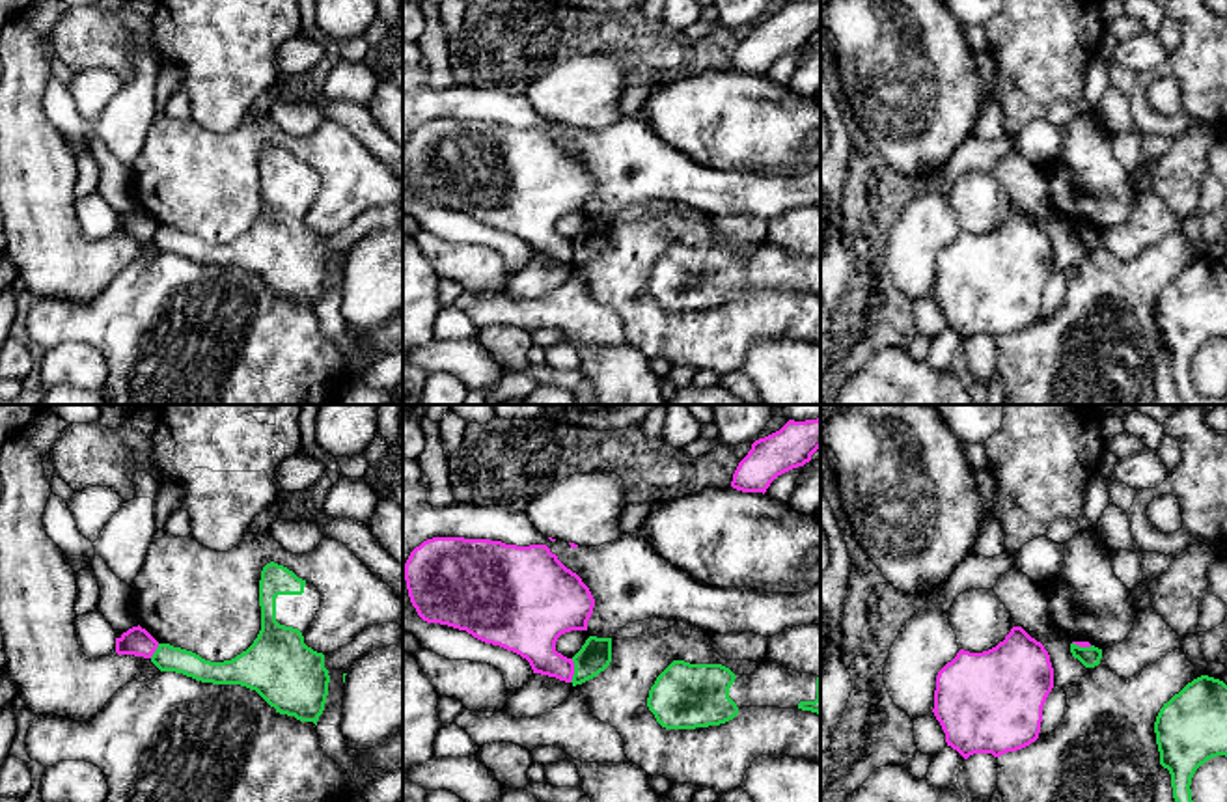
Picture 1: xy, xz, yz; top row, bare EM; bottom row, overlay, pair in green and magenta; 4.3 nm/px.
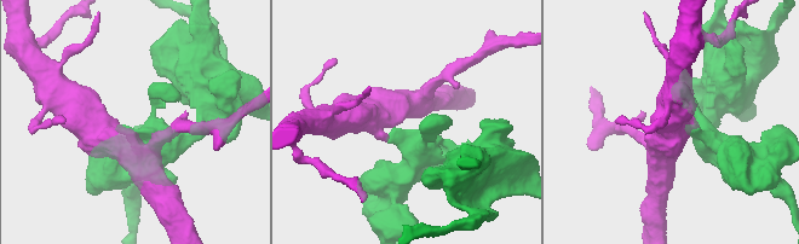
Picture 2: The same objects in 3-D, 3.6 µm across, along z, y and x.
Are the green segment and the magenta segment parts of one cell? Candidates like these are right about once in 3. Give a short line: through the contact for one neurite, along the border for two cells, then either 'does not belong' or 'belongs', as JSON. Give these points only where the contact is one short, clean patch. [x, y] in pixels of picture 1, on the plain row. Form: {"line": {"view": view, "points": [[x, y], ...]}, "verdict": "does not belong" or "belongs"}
{"verdict": "does not belong"}

